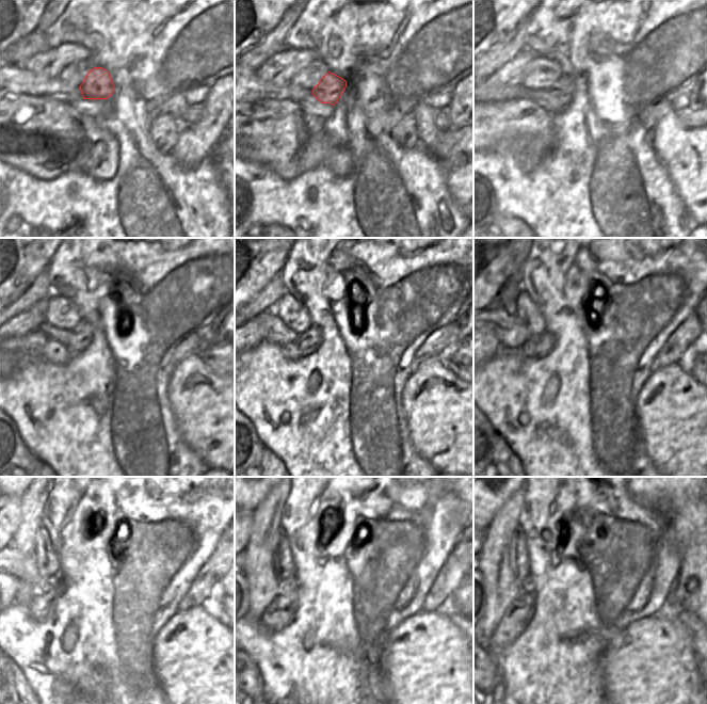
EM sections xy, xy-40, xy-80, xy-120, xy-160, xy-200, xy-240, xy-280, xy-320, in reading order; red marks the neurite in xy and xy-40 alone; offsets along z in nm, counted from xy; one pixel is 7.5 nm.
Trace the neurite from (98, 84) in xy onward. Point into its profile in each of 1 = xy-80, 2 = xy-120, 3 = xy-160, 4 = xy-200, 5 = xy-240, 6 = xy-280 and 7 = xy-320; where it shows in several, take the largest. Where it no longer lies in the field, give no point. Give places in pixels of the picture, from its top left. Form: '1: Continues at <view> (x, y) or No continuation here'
1: Continues at xy-80 (563, 91)
2: Continues at xy-120 (80, 336)
3: Continues at xy-160 (310, 340)
4: Continues at xy-200 (545, 342)
5: Continues at xy-240 (41, 604)
6: Continues at xy-280 (282, 610)
7: Continues at xy-320 (517, 616)

